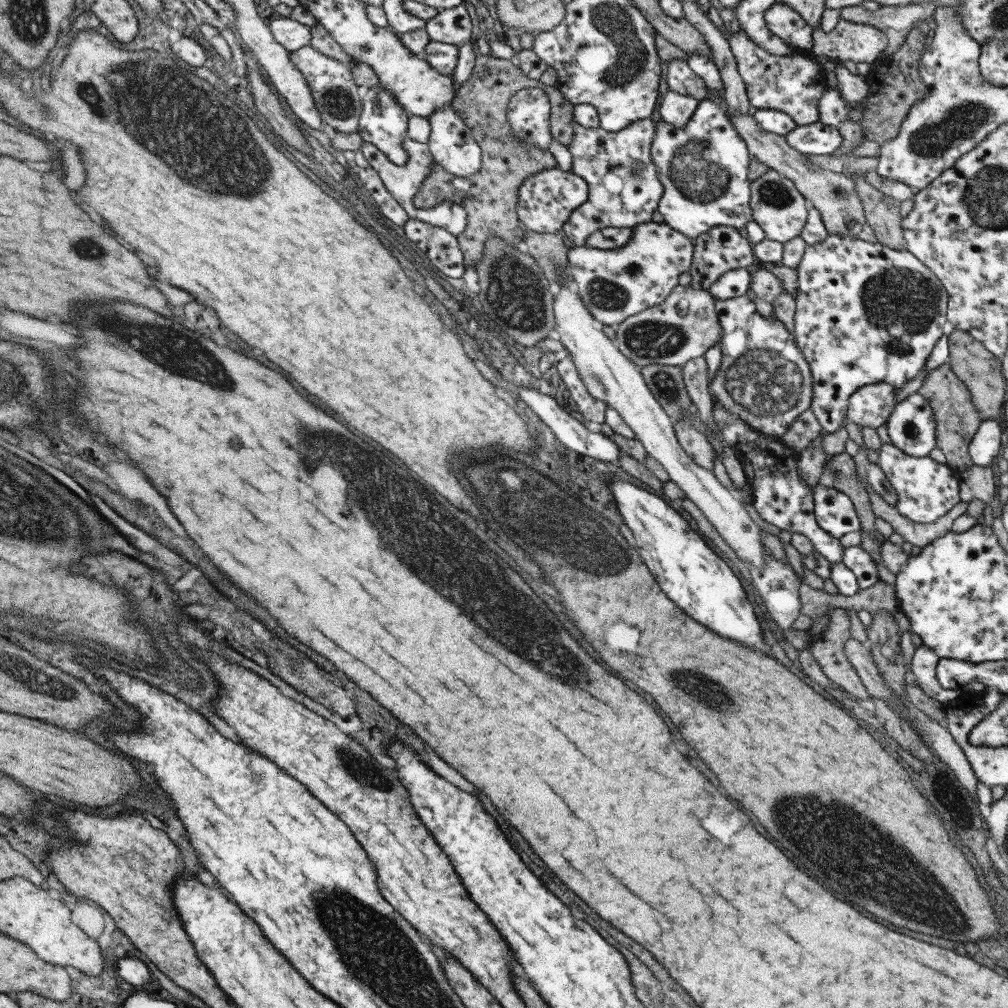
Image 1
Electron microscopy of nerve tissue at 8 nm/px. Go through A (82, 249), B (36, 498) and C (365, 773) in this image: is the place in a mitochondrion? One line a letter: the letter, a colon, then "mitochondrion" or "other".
A: mitochondrion
B: mitochondrion
C: mitochondrion

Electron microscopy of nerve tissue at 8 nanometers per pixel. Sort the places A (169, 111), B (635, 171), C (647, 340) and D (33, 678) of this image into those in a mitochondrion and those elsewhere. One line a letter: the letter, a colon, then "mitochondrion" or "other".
A: mitochondrion
B: mitochondrion
C: mitochondrion
D: mitochondrion

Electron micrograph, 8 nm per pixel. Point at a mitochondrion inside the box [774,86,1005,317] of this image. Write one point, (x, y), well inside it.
(932, 141)

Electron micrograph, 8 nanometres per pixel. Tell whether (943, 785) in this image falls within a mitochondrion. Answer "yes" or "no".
yes

